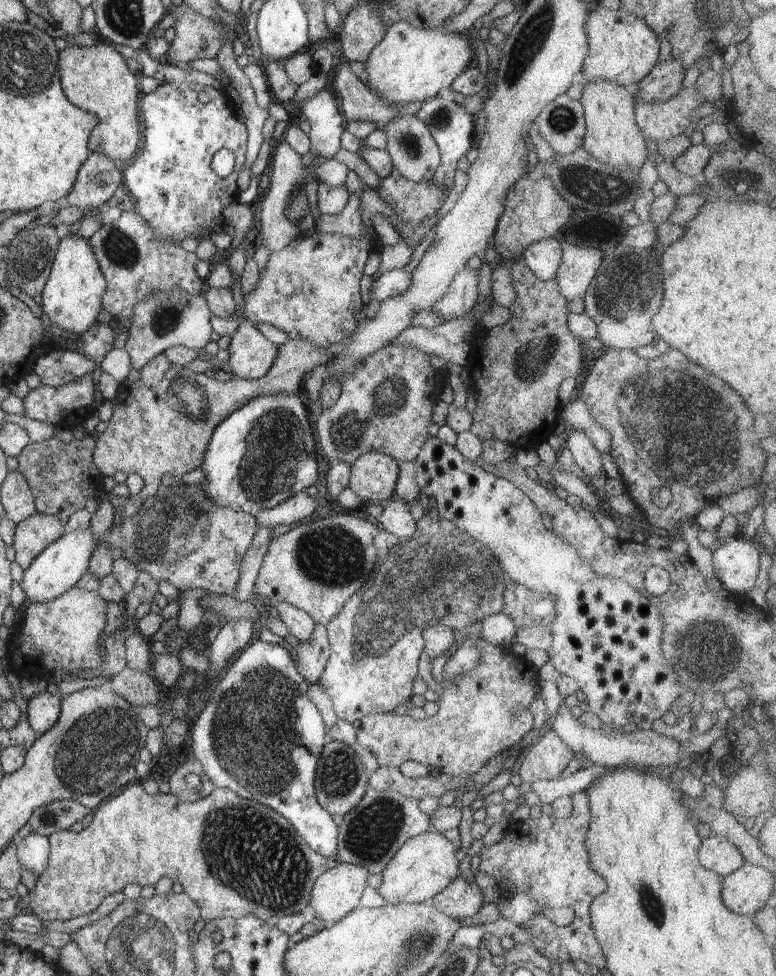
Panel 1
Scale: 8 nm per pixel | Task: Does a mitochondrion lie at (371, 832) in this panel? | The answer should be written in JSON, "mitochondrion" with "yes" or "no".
{"mitochondrion":"yes"}

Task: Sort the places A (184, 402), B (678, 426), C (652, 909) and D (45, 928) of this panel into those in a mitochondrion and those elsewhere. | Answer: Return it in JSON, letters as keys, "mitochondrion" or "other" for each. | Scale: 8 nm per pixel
{"A":"mitochondrion","B":"mitochondrion","C":"mitochondrion","D":"other"}

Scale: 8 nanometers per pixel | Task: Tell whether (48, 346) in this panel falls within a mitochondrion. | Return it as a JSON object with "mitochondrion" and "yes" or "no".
{"mitochondrion":"no"}

